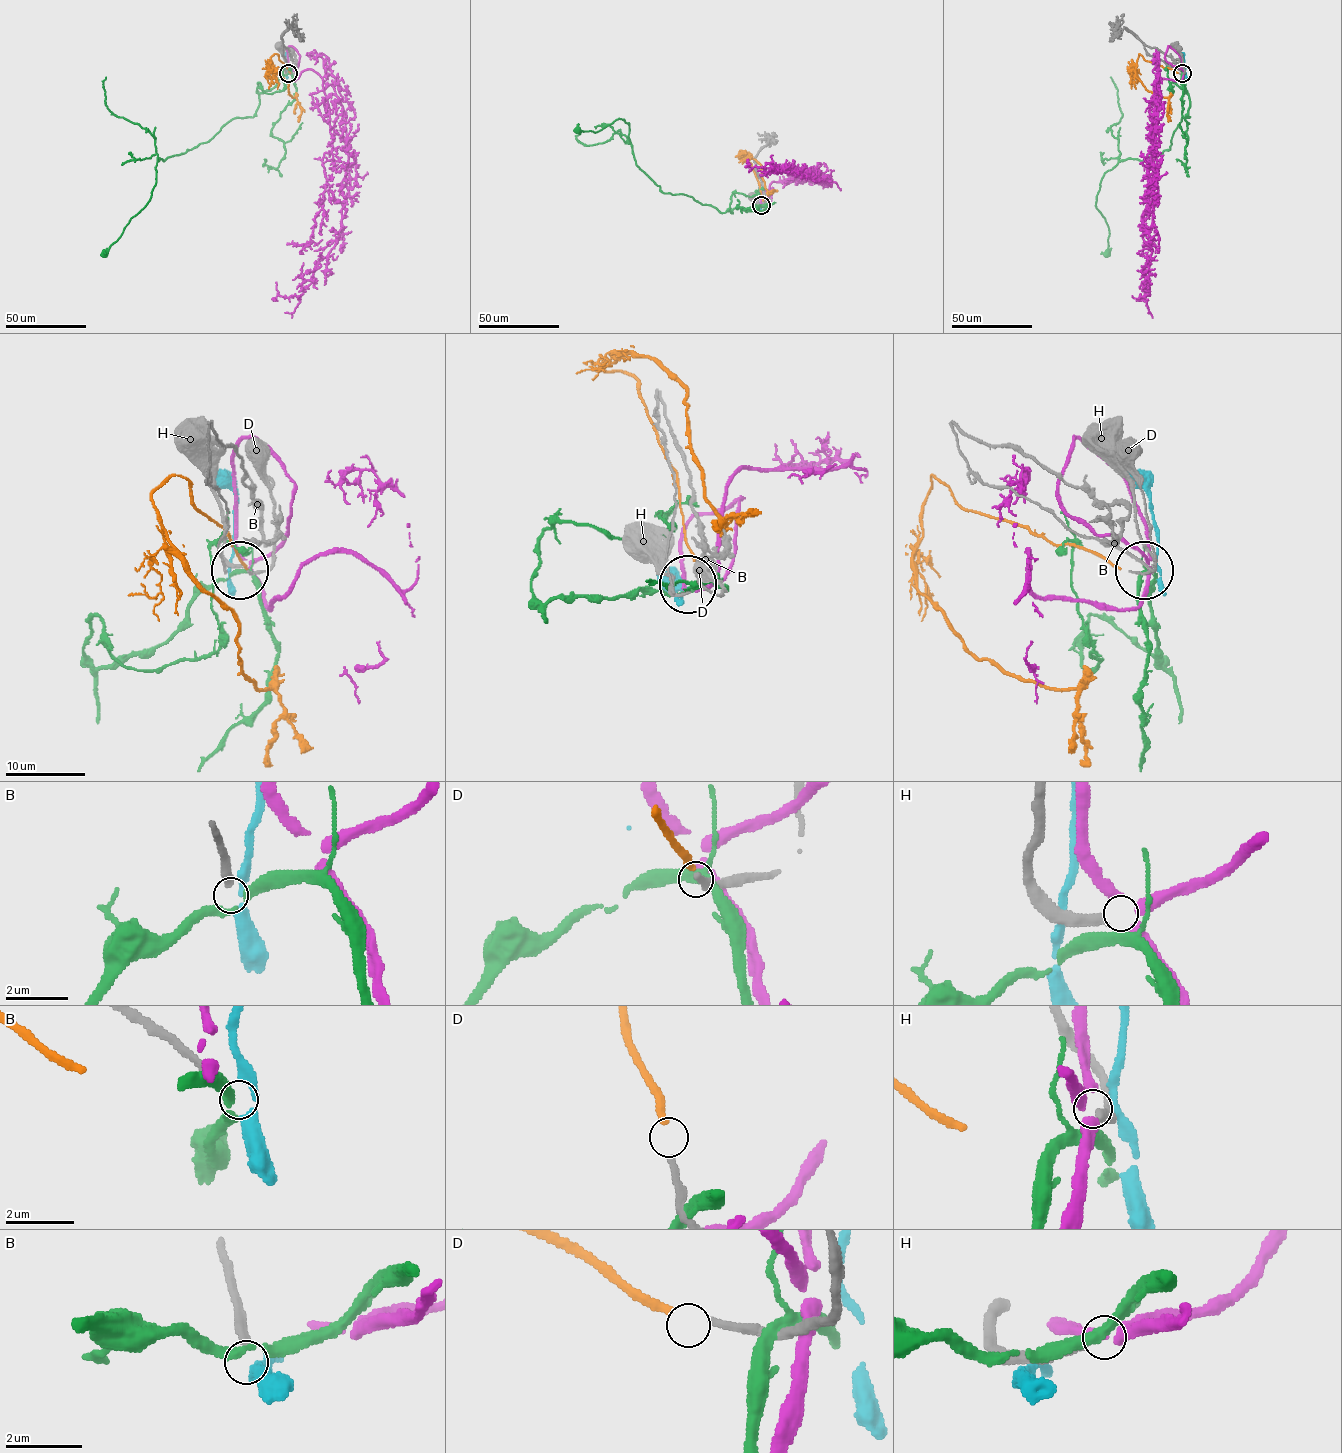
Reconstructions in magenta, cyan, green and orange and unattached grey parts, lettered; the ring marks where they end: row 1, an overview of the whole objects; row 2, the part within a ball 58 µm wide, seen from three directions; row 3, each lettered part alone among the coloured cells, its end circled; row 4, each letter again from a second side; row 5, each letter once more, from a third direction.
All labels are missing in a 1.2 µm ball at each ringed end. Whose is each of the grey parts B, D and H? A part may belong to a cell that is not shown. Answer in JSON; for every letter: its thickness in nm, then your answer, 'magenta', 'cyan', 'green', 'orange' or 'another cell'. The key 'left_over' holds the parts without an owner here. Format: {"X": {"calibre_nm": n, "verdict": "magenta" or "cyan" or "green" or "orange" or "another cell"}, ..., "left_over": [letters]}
{"B": {"calibre_nm": 240, "verdict": "cyan"}, "D": {"calibre_nm": 190, "verdict": "orange"}, "H": {"calibre_nm": 260, "verdict": "magenta"}, "left_over": []}

